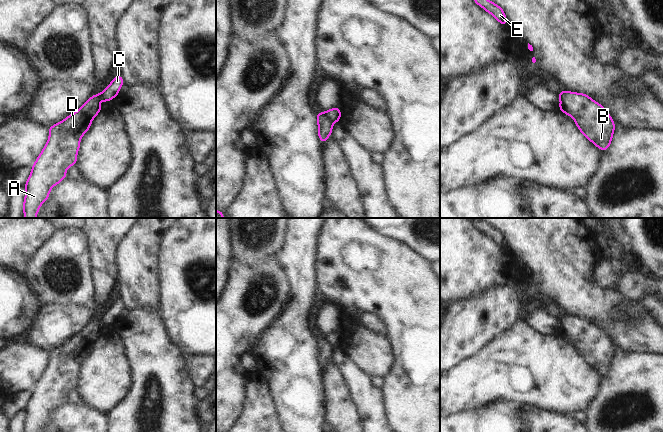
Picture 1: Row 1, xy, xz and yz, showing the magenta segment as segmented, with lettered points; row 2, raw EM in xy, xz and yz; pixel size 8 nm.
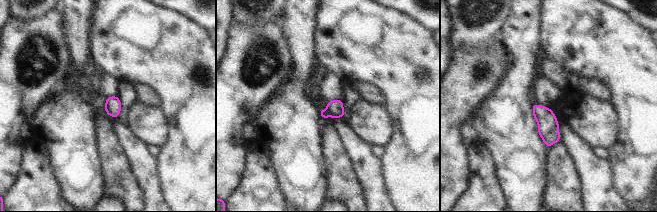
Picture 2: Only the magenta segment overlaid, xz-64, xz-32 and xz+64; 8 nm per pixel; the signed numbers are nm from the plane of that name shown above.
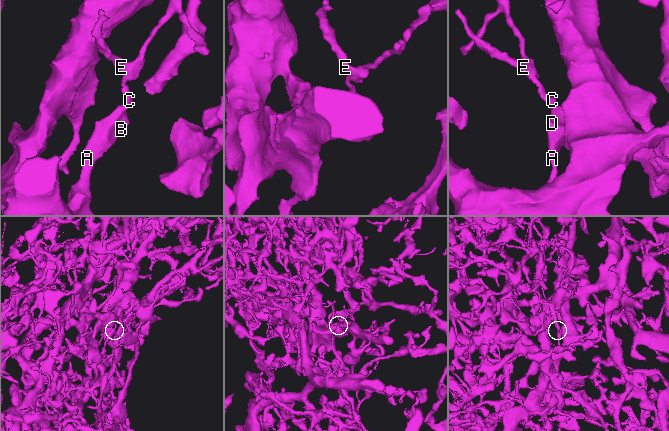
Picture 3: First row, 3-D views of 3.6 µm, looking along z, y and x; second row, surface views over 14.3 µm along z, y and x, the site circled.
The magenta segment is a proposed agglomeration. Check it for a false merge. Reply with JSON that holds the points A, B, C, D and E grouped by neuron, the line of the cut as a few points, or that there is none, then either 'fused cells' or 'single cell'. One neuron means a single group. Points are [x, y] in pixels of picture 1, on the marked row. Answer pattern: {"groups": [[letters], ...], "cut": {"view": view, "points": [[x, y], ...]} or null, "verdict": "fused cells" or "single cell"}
{"groups": [["A", "B", "D"], ["C", "E"]], "cut": {"view": "xz", "points": [[324, 113], [333, 123]]}, "verdict": "fused cells"}

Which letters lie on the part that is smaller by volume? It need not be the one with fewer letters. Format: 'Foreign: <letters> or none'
Foreign: C, E

